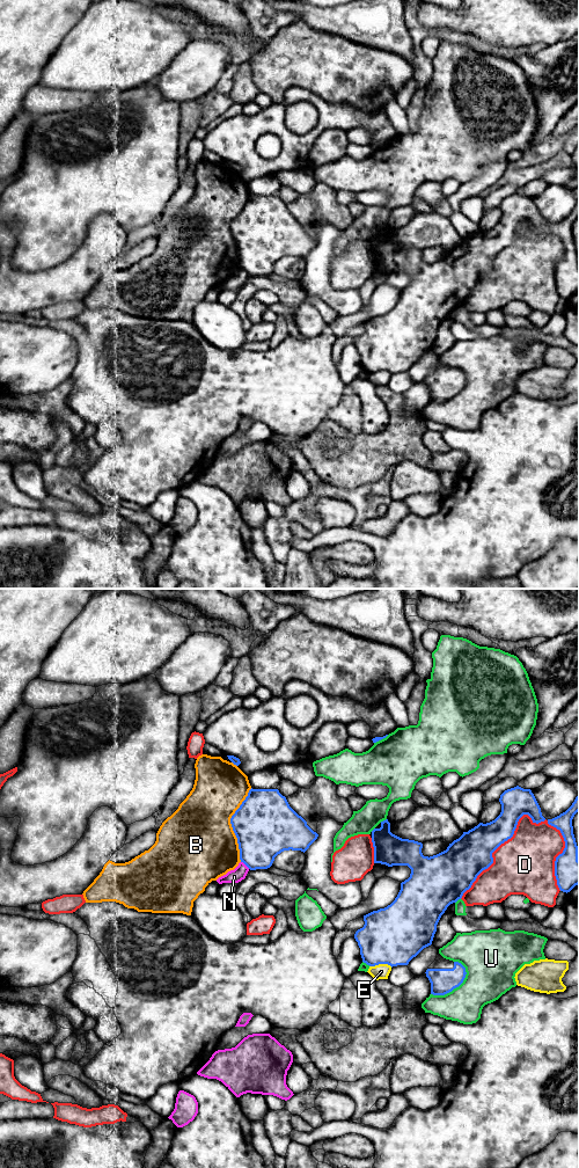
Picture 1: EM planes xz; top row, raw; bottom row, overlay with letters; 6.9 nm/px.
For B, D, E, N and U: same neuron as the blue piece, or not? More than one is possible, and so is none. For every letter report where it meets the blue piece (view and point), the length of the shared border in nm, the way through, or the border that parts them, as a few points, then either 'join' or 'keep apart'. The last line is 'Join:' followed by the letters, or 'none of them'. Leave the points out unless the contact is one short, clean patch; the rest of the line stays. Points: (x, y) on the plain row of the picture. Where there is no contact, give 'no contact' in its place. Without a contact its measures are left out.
B: xz (232, 232) | 500 nm | keep apart
D: xz (508, 245) | 850 nm | keep apart
E: xz (381, 370) | 160 nm | keep apart
N: xz (246, 271) | 80 nm | keep apart
U: xz (453, 395) | 320 nm | keep apart
Join: none of them

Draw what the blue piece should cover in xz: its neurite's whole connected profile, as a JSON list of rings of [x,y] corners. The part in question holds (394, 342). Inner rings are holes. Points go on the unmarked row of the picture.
[[[519,192],[507,196],[500,202],[499,209],[501,219],[494,227],[479,229],[463,239],[446,257],[430,264],[423,262],[422,249],[393,241],[388,226],[381,228],[380,235],[372,238],[374,270],[388,273],[408,272],[411,280],[401,290],[401,297],[390,312],[364,322],[365,331],[354,341],[364,370],[369,373],[388,371],[391,374],[408,372],[424,355],[432,351],[441,322],[450,311],[461,306],[477,283],[493,270],[492,260],[513,243],[519,226],[528,221],[533,229],[545,227],[530,196]]]

